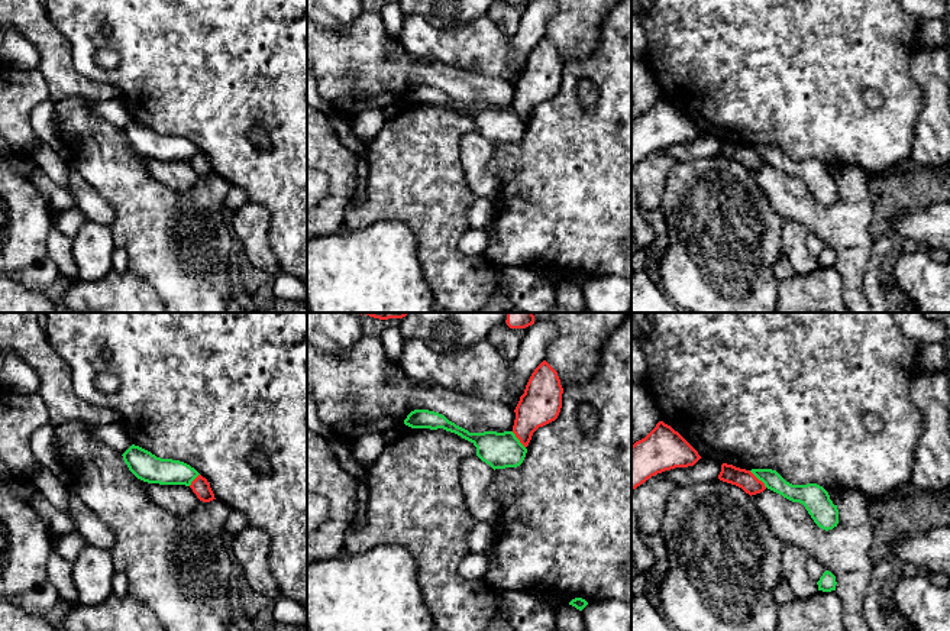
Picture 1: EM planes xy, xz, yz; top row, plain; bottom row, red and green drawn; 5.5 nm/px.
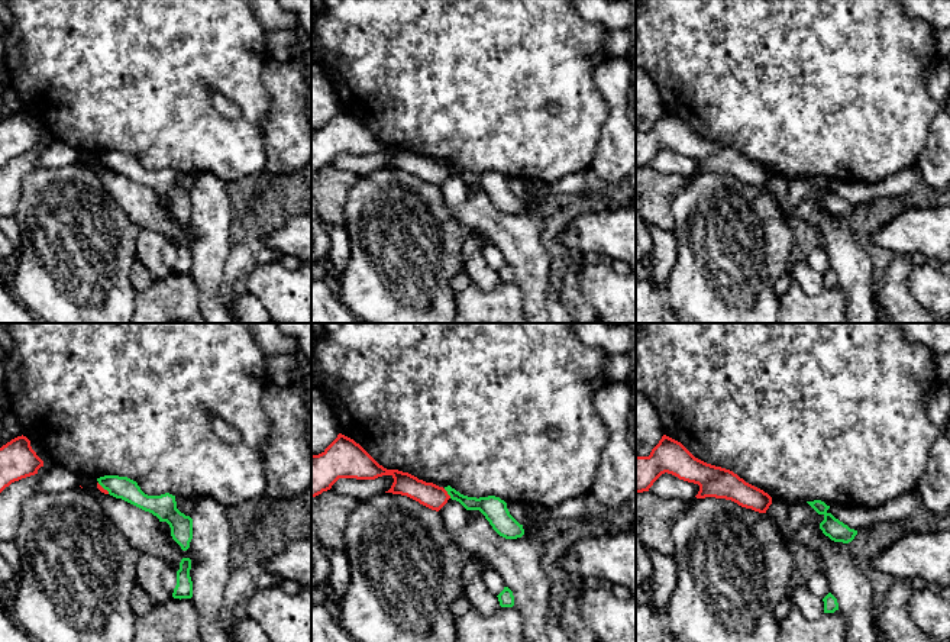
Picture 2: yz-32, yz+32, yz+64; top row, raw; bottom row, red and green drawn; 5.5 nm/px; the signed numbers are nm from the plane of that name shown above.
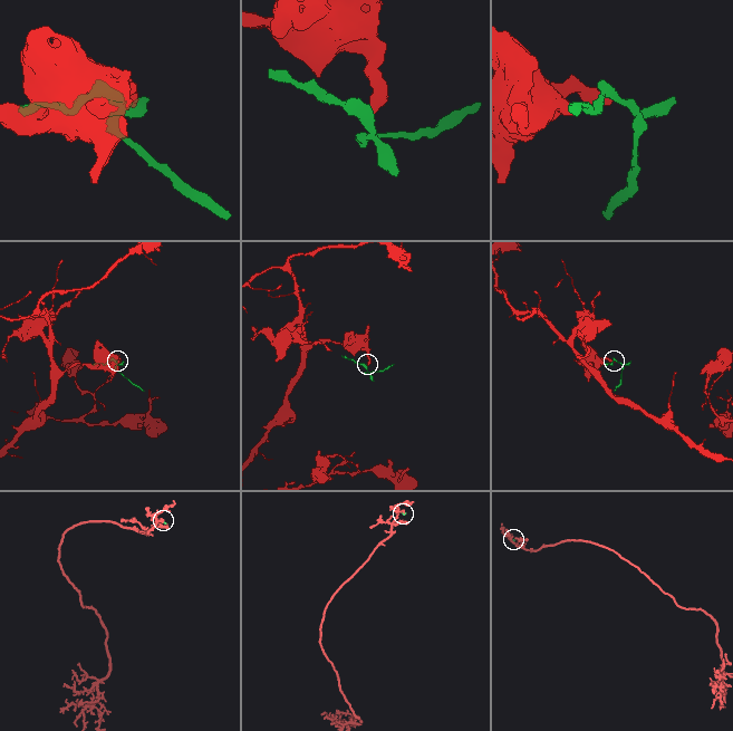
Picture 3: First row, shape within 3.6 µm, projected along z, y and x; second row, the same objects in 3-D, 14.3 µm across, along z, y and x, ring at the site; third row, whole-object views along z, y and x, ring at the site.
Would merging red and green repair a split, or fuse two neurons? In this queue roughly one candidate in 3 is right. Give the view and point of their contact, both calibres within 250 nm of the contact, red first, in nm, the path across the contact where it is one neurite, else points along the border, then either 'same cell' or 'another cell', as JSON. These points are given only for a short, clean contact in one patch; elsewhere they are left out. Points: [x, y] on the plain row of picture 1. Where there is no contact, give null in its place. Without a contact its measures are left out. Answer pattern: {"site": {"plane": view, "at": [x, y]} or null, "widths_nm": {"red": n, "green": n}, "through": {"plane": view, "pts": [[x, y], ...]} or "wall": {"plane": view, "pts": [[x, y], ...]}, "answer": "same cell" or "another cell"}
{"site": {"plane": "yz", "at": [756, 154]}, "widths_nm": {"red": 110, "green": 100}, "wall": {"plane": "yz", "pts": [[749, 146], [766, 162]]}, "answer": "another cell"}

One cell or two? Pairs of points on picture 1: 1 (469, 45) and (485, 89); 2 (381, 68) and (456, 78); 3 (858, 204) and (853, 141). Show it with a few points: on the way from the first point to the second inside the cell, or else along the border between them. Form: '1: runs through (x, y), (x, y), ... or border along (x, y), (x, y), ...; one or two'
1: border along (446, 65), (495, 75), (504, 78), (511, 86); two
2: runs through (400, 73), (438, 74); one
3: border along (842, 167), (860, 167), (871, 175); two

